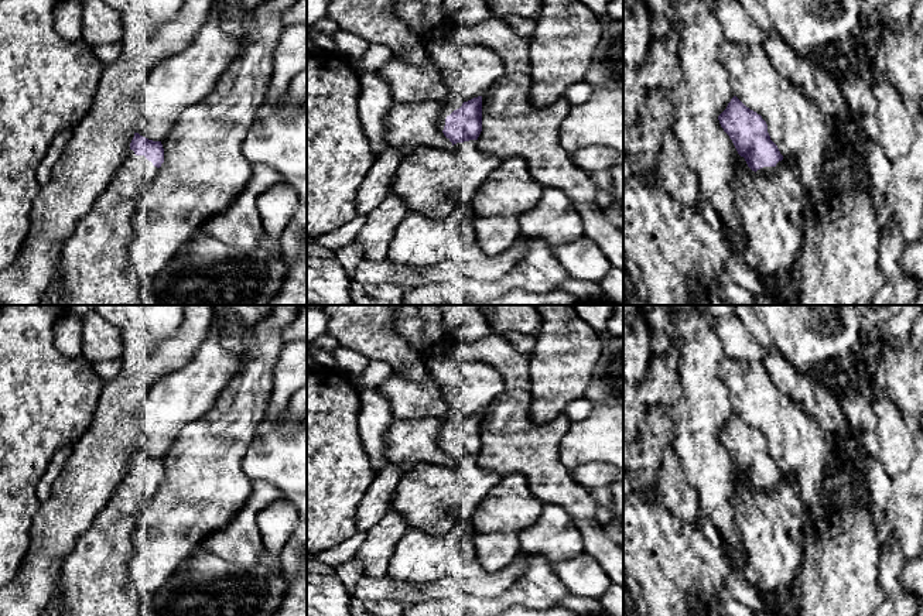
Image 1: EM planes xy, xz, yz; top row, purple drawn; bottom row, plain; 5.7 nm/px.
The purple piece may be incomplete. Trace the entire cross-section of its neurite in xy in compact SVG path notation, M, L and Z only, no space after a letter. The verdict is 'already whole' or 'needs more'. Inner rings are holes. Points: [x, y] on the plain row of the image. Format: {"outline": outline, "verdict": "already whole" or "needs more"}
{"outline": "M134 449L130 466L133 466L136 472L144 472L157 485L164 479L164 465L161 458L153 458Z", "verdict": "already whole"}

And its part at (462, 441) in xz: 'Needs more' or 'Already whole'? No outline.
Already whole

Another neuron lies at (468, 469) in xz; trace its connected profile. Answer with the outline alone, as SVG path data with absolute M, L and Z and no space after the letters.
M478 456L457 459L451 465L464 482L486 482L490 487L493 487L502 479L499 473L482 469L478 465Z

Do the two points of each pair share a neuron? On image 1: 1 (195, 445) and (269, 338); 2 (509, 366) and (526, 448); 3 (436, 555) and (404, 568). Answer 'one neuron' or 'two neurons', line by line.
1: one neuron
2: two neurons
3: one neuron

